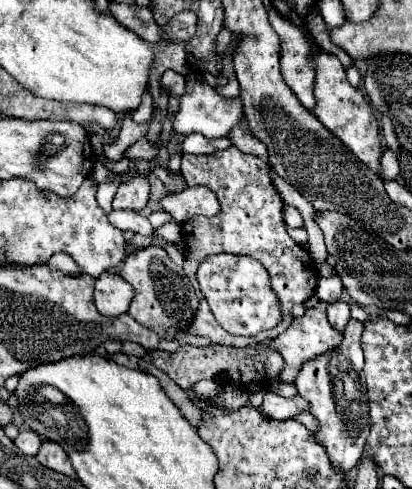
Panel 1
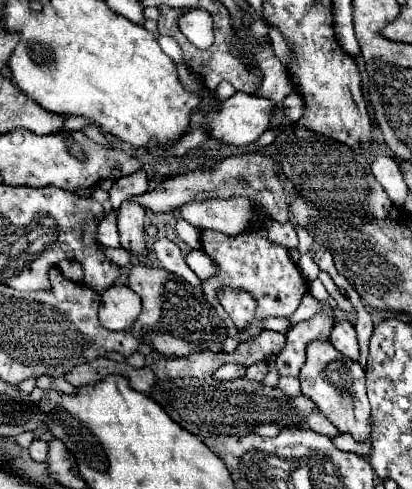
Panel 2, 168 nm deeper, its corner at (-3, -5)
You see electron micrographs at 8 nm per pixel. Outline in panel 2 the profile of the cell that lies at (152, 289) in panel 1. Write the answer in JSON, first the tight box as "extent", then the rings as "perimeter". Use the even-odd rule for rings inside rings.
{"extent":[128,263,226,357],"perimeter":[[[138,263],[130,267],[128,287],[136,291],[142,299],[142,313],[138,315],[132,333],[152,345],[158,353],[166,357],[184,357],[192,351],[222,351],[222,341],[226,339],[226,325],[216,309],[204,299],[198,287],[192,287],[184,279],[176,279],[174,273]]]}

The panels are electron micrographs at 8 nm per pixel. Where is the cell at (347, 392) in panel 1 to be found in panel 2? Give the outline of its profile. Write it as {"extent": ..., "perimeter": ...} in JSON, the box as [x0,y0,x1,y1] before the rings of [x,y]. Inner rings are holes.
{"extent":[300,341,370,443],"perimeter":[[[312,341],[306,347],[306,363],[300,371],[300,385],[302,385],[302,393],[312,399],[316,403],[316,407],[320,409],[320,413],[332,421],[332,425],[340,431],[340,433],[350,433],[354,437],[356,443],[364,443],[370,439],[370,403],[366,397],[366,373],[360,367],[358,361],[348,361],[344,359],[344,355],[340,355],[340,351],[336,351],[328,341]]]}

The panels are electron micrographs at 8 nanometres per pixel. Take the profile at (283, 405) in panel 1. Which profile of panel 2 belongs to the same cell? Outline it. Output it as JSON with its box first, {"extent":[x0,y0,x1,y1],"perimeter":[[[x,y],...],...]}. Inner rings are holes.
{"extent":[304,411,338,439],"perimeter":[[[314,411],[314,413],[310,413],[310,415],[306,415],[306,419],[304,419],[304,423],[312,429],[312,431],[316,431],[316,433],[322,433],[322,435],[328,435],[330,439],[334,437],[334,435],[338,435],[338,431],[336,431],[336,427],[332,427],[332,423],[320,413],[320,411]]]}

